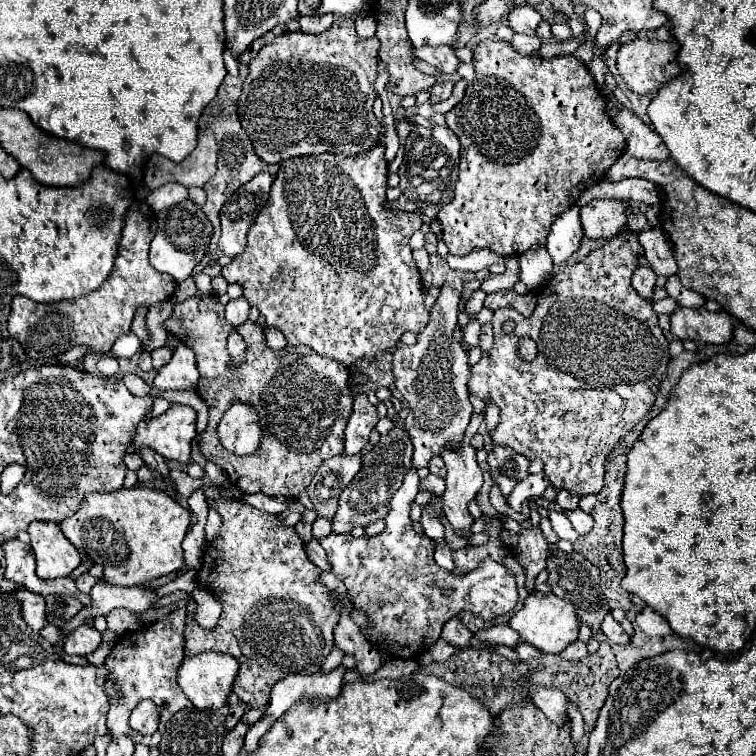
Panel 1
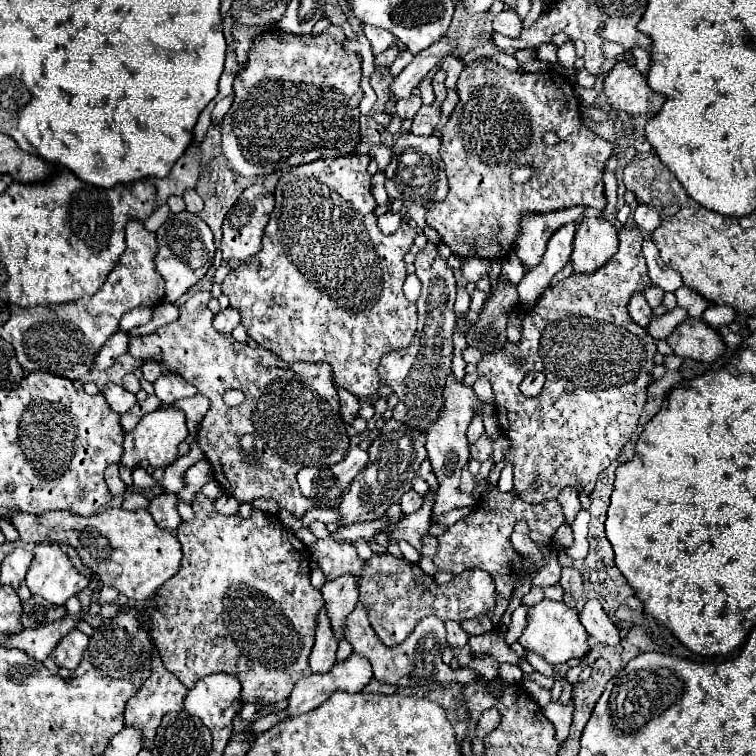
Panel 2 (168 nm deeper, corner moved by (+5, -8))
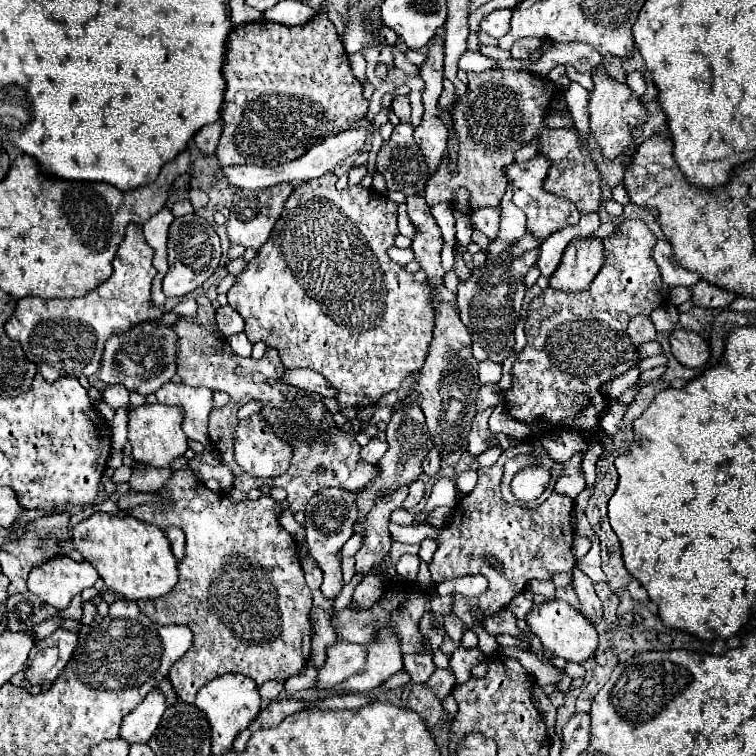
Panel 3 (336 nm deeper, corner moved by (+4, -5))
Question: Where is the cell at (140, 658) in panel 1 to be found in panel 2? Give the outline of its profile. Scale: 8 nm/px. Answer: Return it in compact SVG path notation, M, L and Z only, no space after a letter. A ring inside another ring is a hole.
M157 650L153 652L153 664L151 666L153 666L151 680L147 680L143 684L143 688L127 702L127 708L125 708L125 724L127 726L137 726L143 732L143 736L145 736L143 746L145 748L153 746L155 730L157 730L163 714L167 714L167 712L181 712L183 710L183 700L185 700L185 694L187 694L187 688L179 682L179 678L175 674L169 674L169 670L163 666Z

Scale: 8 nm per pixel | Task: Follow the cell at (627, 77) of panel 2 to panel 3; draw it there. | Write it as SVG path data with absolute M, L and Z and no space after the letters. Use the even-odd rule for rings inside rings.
M606 71L594 73L594 91L590 93L590 129L606 159L614 159L632 143L632 129L642 127L648 119L646 103L626 85L610 77Z

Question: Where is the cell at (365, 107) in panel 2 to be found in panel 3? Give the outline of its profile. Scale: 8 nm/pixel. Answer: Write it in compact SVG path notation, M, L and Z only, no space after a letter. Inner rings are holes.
M352 53L350 57L350 67L352 67L352 71L354 71L354 75L364 83L364 79L366 79L366 59L364 59L364 55L362 53Z

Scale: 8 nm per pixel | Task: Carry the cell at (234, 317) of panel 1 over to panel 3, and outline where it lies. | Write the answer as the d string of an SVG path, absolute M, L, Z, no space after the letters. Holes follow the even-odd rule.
M222 305L218 311L216 311L216 323L218 323L218 329L224 337L230 337L234 333L240 333L244 331L244 319L240 317L238 311L234 311L230 305Z

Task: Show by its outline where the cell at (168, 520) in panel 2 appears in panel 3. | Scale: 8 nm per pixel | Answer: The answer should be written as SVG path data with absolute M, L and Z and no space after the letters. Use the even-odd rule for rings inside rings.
M166 527L164 535L168 537L168 541L172 543L172 553L174 557L180 561L182 553L184 553L184 533L178 527Z

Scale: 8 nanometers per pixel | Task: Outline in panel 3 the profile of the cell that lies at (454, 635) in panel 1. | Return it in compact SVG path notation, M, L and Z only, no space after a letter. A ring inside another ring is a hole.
M450 613L450 615L444 617L444 627L446 627L446 633L448 633L456 643L460 643L466 627L464 627L464 623L462 623L454 613Z

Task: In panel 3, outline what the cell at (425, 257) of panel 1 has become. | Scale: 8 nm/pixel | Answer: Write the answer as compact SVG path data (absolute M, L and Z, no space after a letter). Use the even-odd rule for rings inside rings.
M390 247L388 249L388 255L390 255L390 259L392 261L396 261L398 265L408 265L412 259L414 259L414 253L412 253L412 249L400 249L400 247Z

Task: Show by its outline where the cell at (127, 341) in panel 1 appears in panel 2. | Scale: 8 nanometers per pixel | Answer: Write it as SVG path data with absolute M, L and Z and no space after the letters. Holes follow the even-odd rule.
M159 302L155 306L155 314L153 314L153 322L141 326L141 328L133 328L129 330L131 336L141 336L141 334L149 334L153 332L155 328L167 324L167 322L175 322L179 318L179 308L175 304L169 304L169 302Z

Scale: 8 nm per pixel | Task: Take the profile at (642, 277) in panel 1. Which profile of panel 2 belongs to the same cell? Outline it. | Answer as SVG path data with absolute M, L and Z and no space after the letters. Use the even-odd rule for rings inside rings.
M635 294L631 298L631 302L629 302L629 314L631 314L631 318L633 318L633 322L637 326L647 328L647 324L653 318L653 314L651 314L651 308L649 308L649 304L647 304L647 300L645 300L643 294Z

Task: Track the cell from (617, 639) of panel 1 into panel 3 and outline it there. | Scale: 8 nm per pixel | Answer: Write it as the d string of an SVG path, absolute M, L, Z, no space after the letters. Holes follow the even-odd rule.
M578 565L572 571L574 571L572 585L576 587L576 593L578 593L578 599L580 599L580 613L586 619L590 619L590 623L600 623L604 619L604 615L602 615L602 601L594 593L590 577Z

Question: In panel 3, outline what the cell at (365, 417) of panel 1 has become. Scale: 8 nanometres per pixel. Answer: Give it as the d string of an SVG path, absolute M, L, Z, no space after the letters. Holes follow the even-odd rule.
M288 369L284 373L284 381L290 383L290 385L296 385L296 387L302 387L306 391L314 391L314 393L320 393L324 397L332 397L336 395L334 387L330 387L330 383L316 371L310 371L310 369Z

